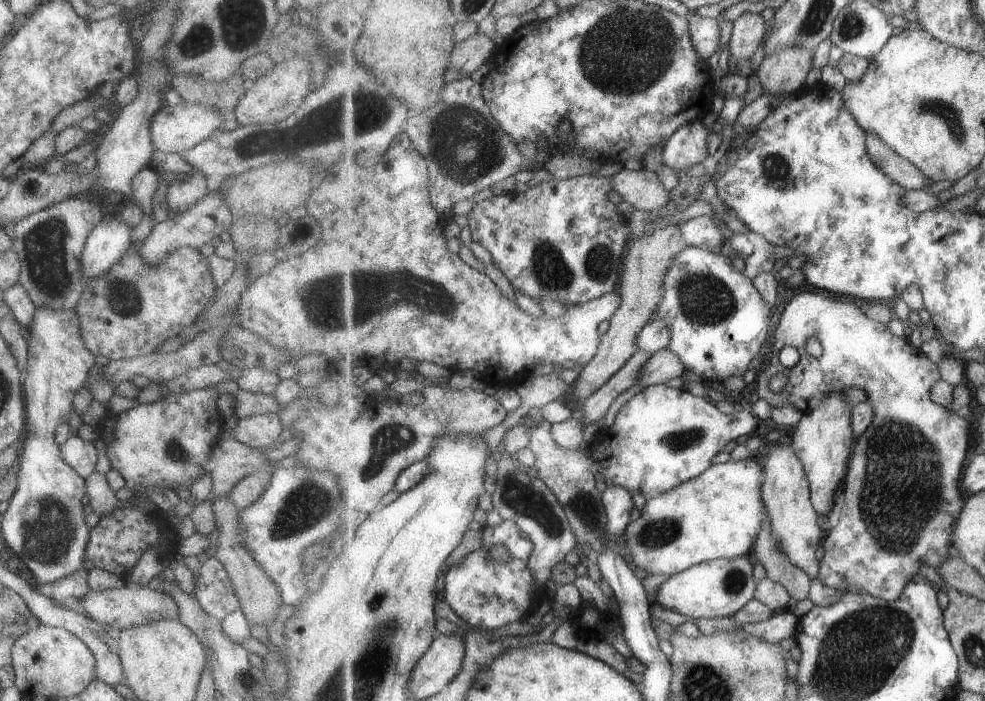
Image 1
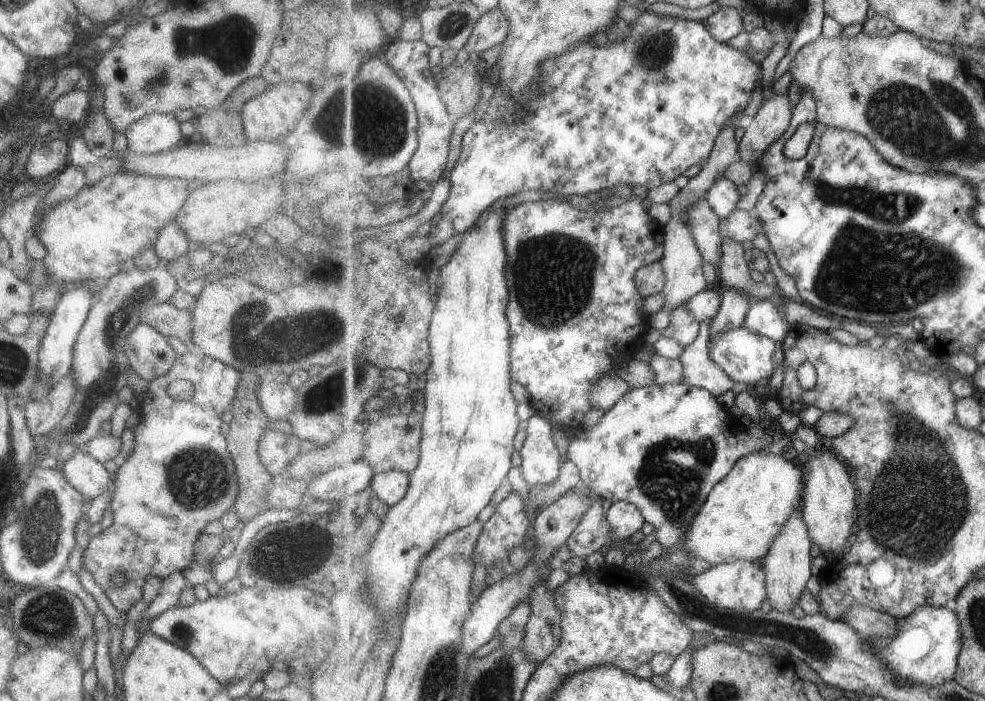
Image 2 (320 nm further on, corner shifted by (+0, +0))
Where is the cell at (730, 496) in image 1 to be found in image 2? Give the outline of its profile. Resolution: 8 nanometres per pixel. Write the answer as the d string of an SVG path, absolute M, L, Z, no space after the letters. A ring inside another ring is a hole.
M763 451L742 457L713 488L685 534L685 552L711 565L738 561L761 562L804 498L803 468L783 454Z

